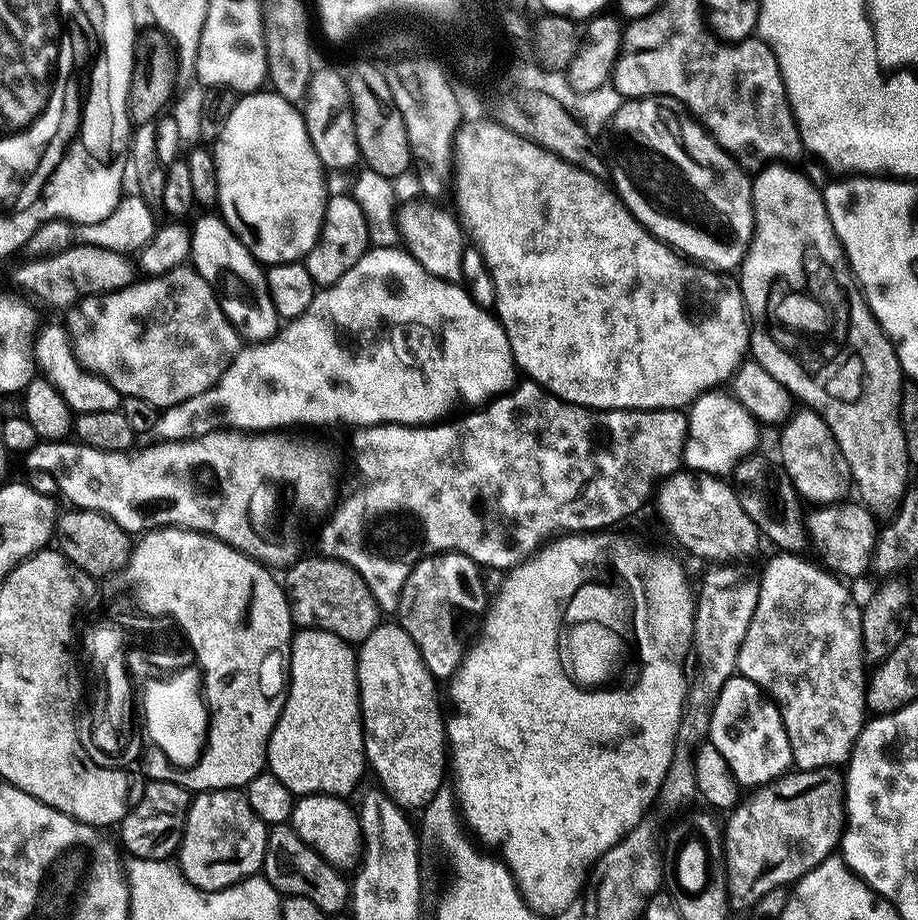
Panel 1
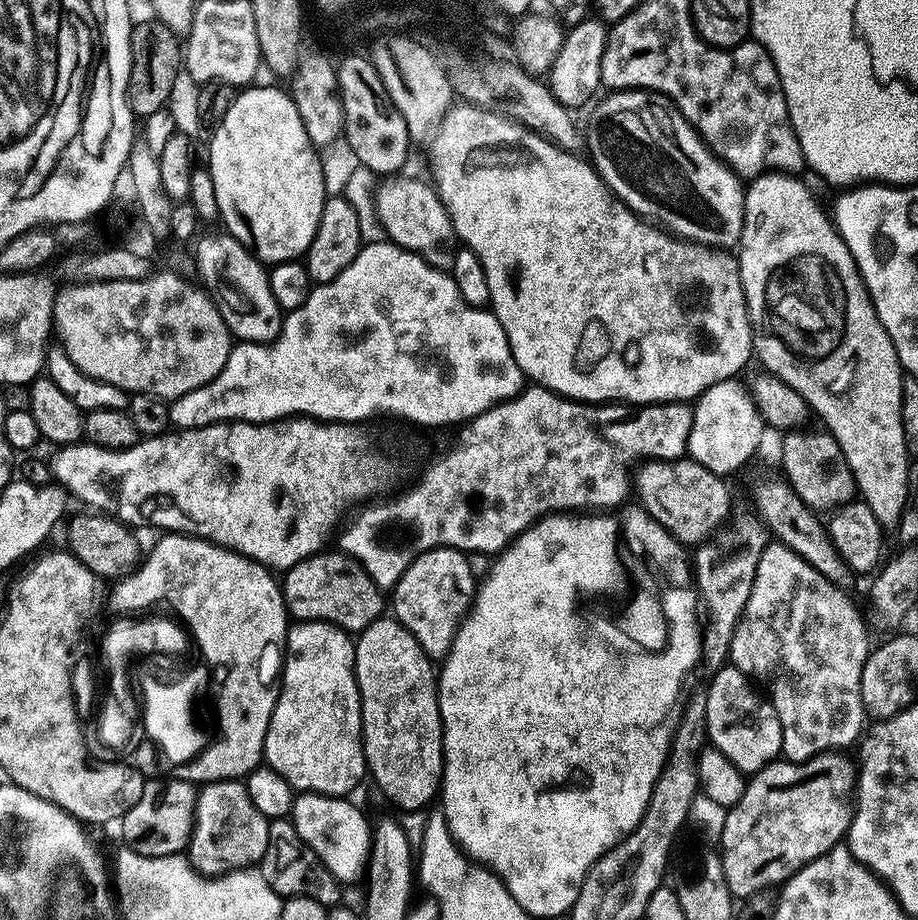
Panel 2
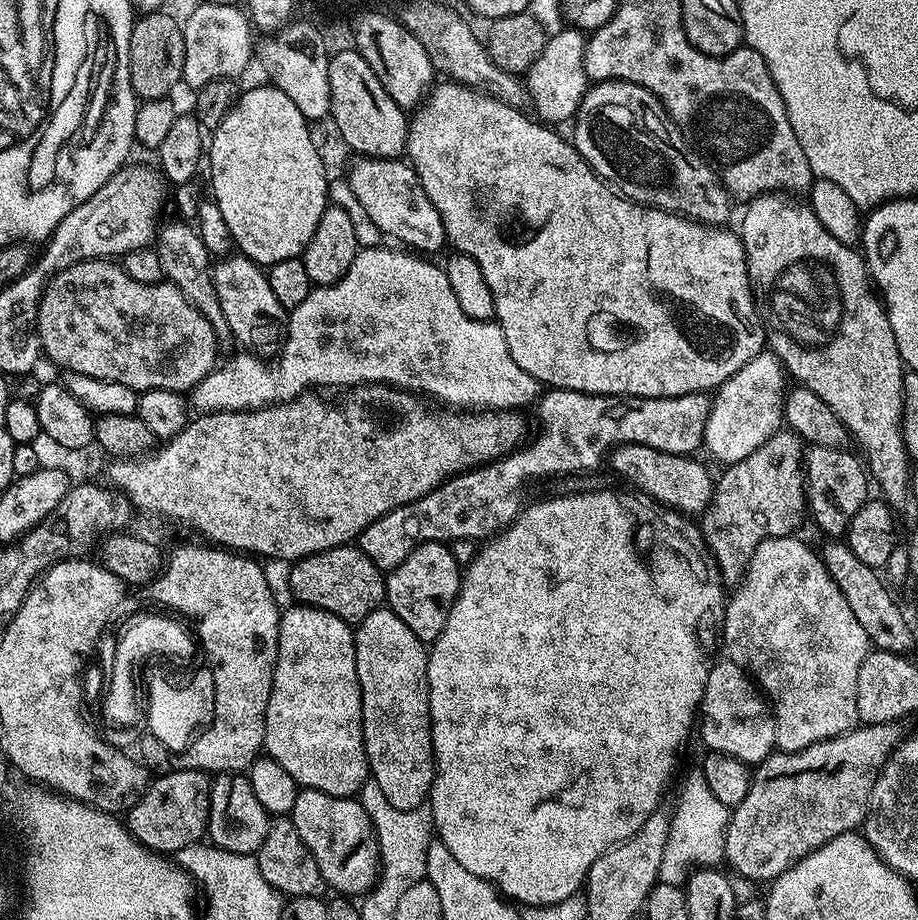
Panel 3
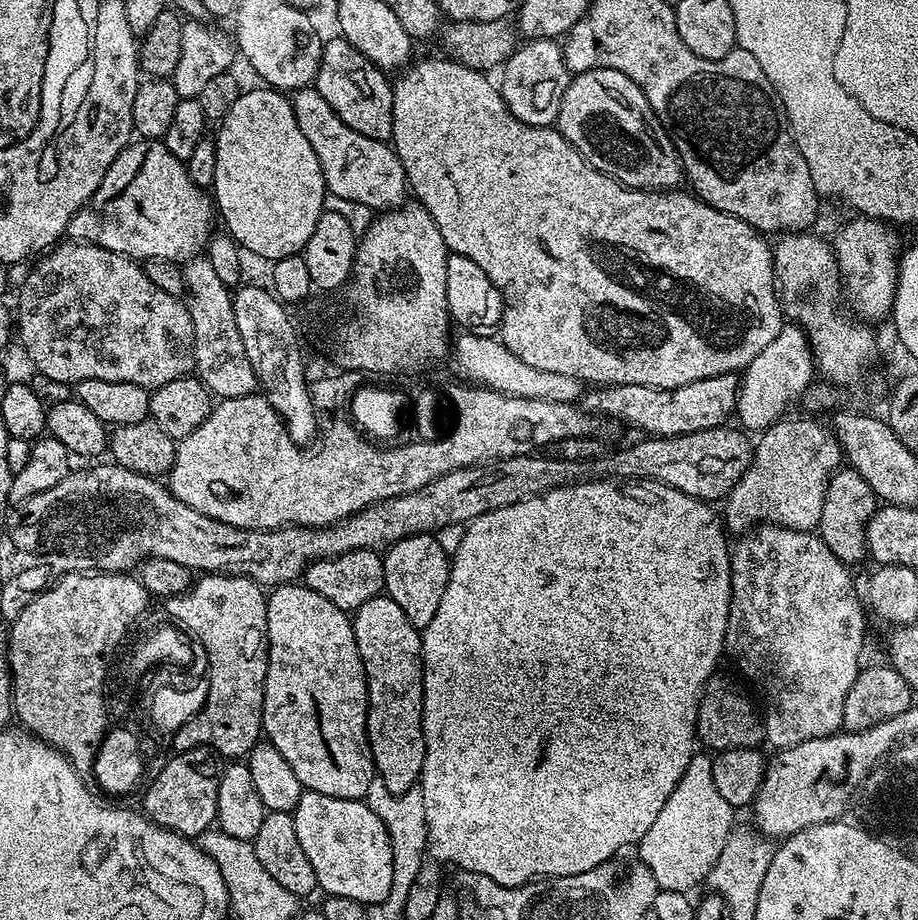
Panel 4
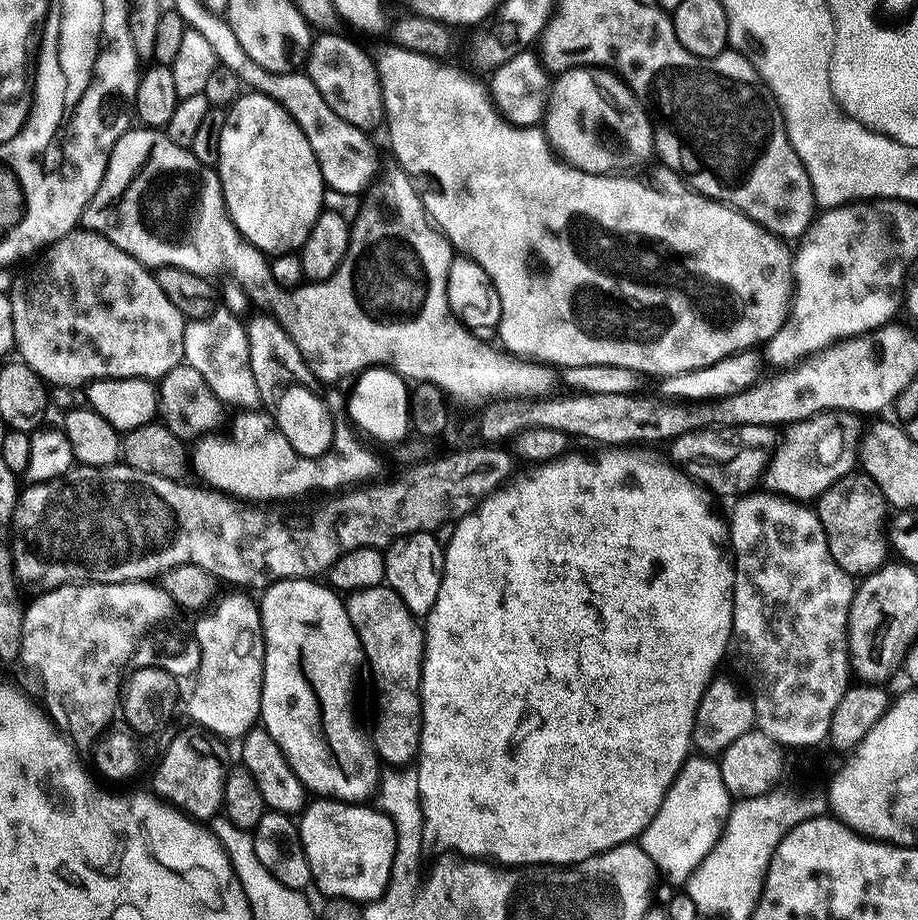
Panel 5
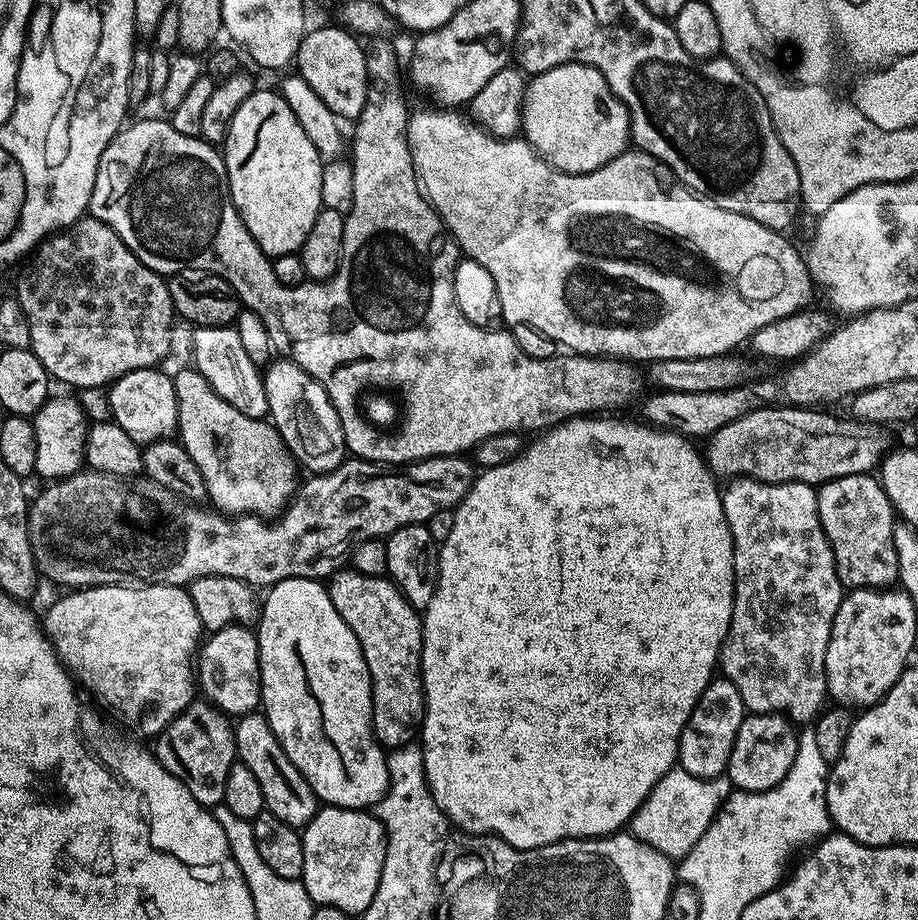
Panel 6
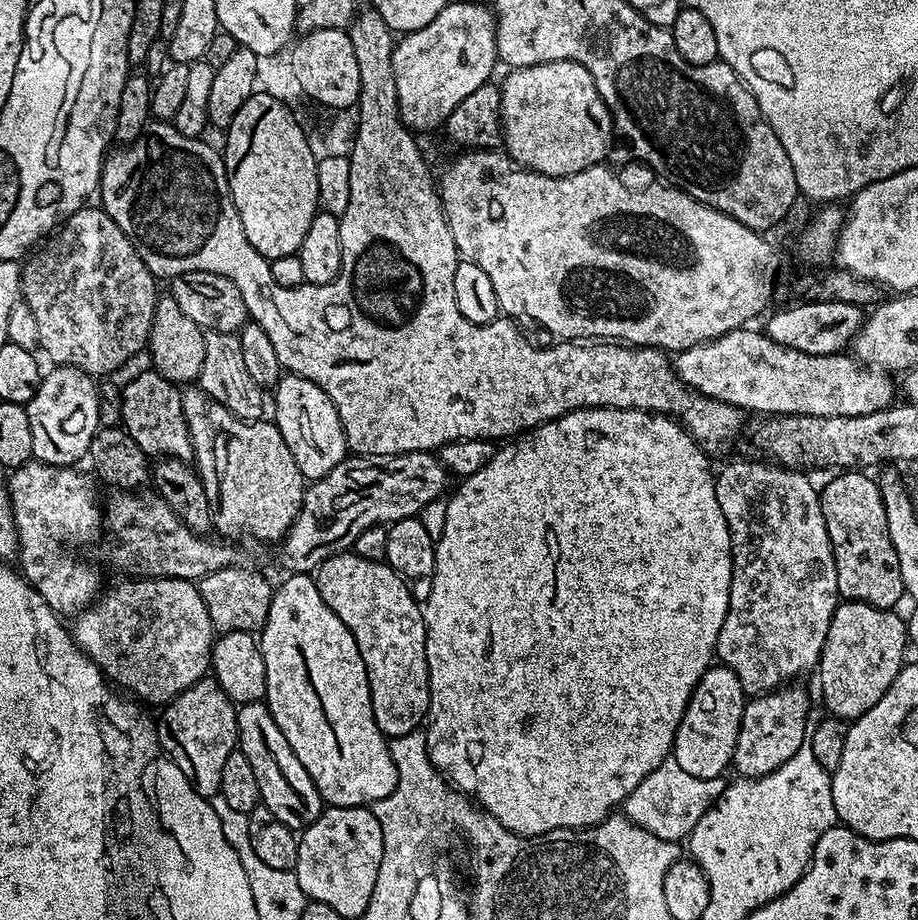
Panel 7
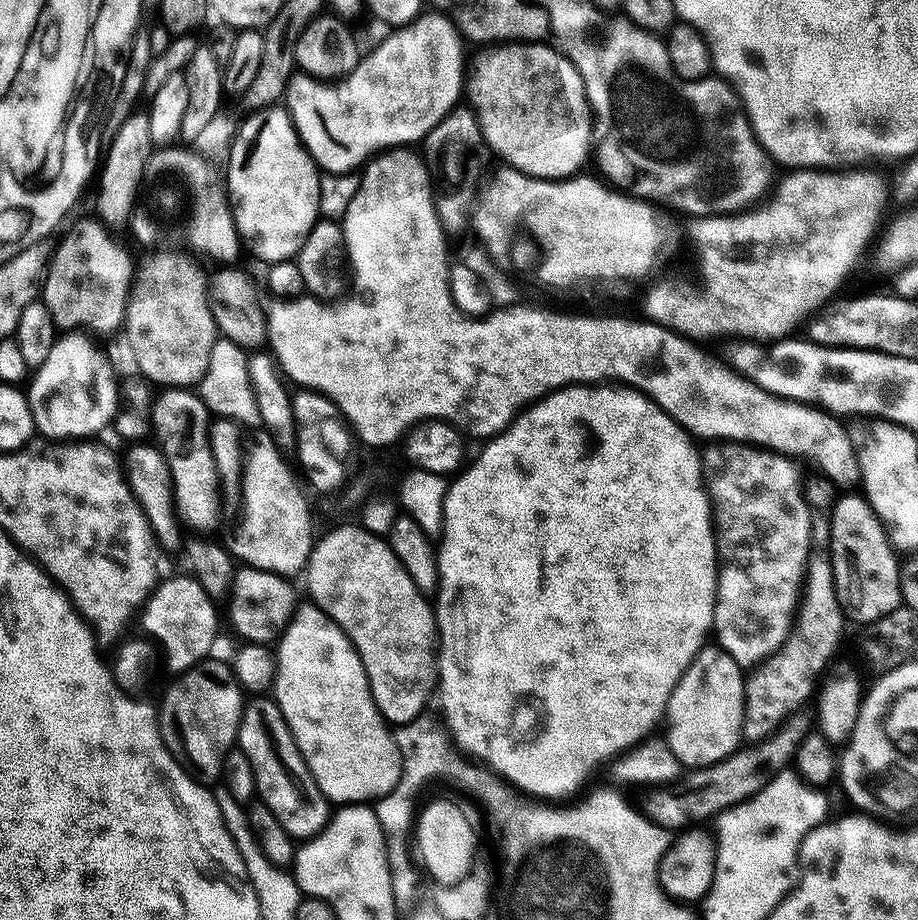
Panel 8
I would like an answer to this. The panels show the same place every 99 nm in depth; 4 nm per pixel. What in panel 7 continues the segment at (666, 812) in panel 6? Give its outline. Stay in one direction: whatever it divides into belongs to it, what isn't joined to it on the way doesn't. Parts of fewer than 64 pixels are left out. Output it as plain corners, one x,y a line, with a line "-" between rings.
669,756
636,787
622,808
627,819
663,840
683,841
702,818
702,814
727,788
725,777
700,781
687,774
676,759

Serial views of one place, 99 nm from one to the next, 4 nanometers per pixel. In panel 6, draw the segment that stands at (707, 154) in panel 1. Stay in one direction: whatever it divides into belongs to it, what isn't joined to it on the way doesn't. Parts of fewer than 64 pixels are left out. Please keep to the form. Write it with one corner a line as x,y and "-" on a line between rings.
587,64
554,66
545,72
535,73
527,81
524,89
522,136
557,172
569,172
572,176
581,176
606,166
629,147
628,111
624,103
612,93
608,79
597,68
589,68

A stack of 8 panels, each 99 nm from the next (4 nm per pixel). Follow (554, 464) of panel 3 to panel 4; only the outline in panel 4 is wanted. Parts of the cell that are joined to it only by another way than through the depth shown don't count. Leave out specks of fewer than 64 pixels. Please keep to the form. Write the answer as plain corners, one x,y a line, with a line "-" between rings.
730,372
718,374
714,378
702,378
677,388
614,384
585,391
582,407
597,417
609,416
632,428
641,428
644,431
641,433
648,436
681,436
721,427
727,421
724,419
733,415
739,390
739,379

